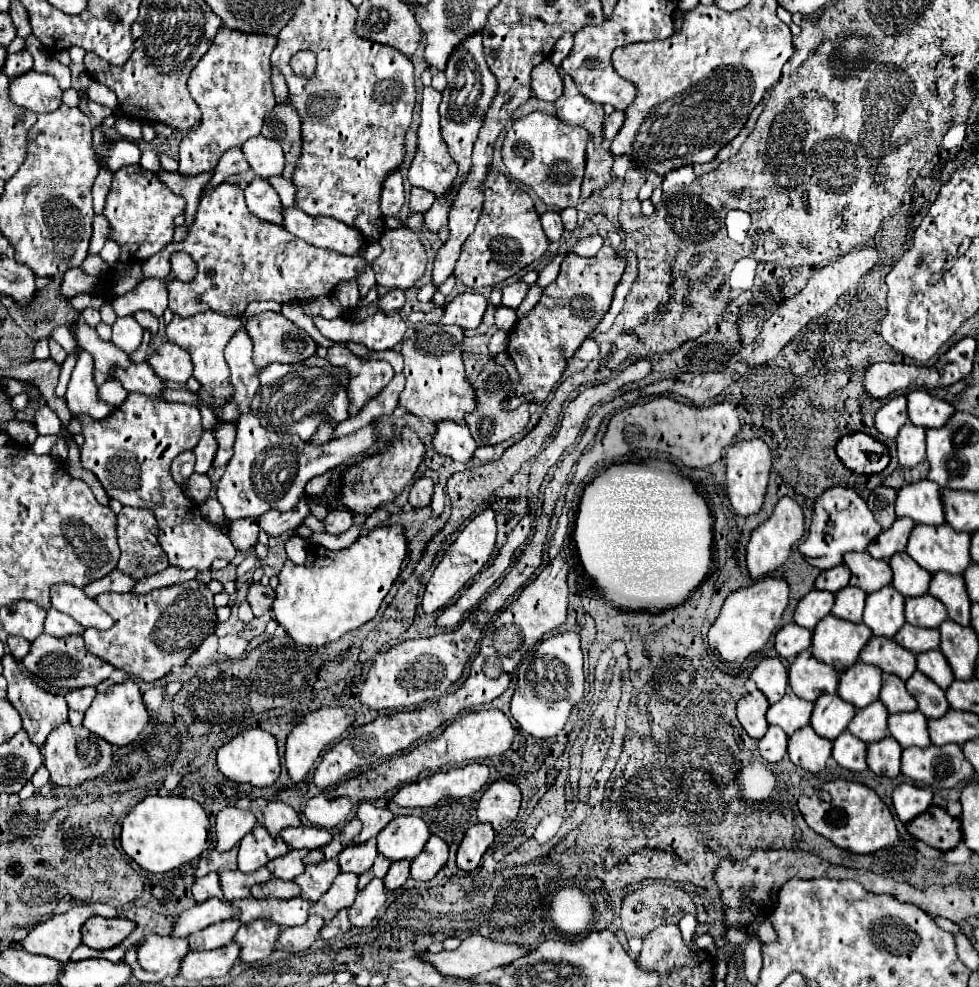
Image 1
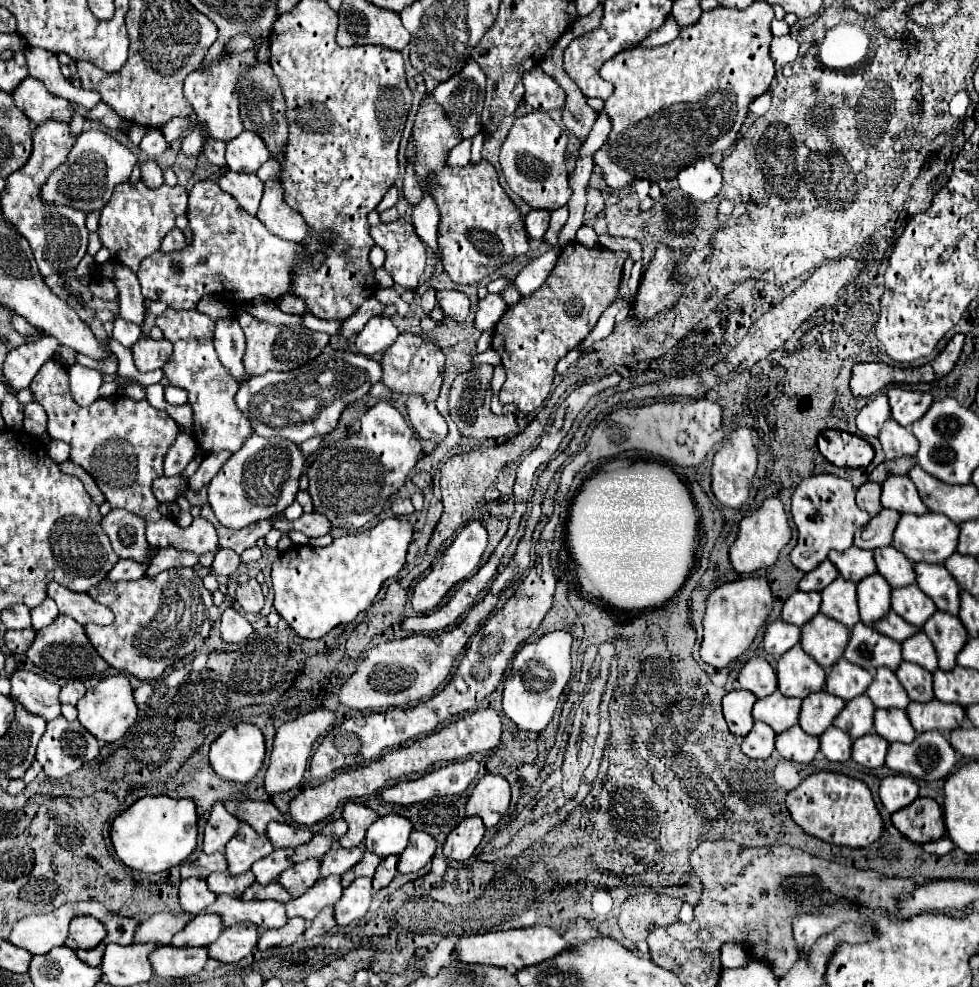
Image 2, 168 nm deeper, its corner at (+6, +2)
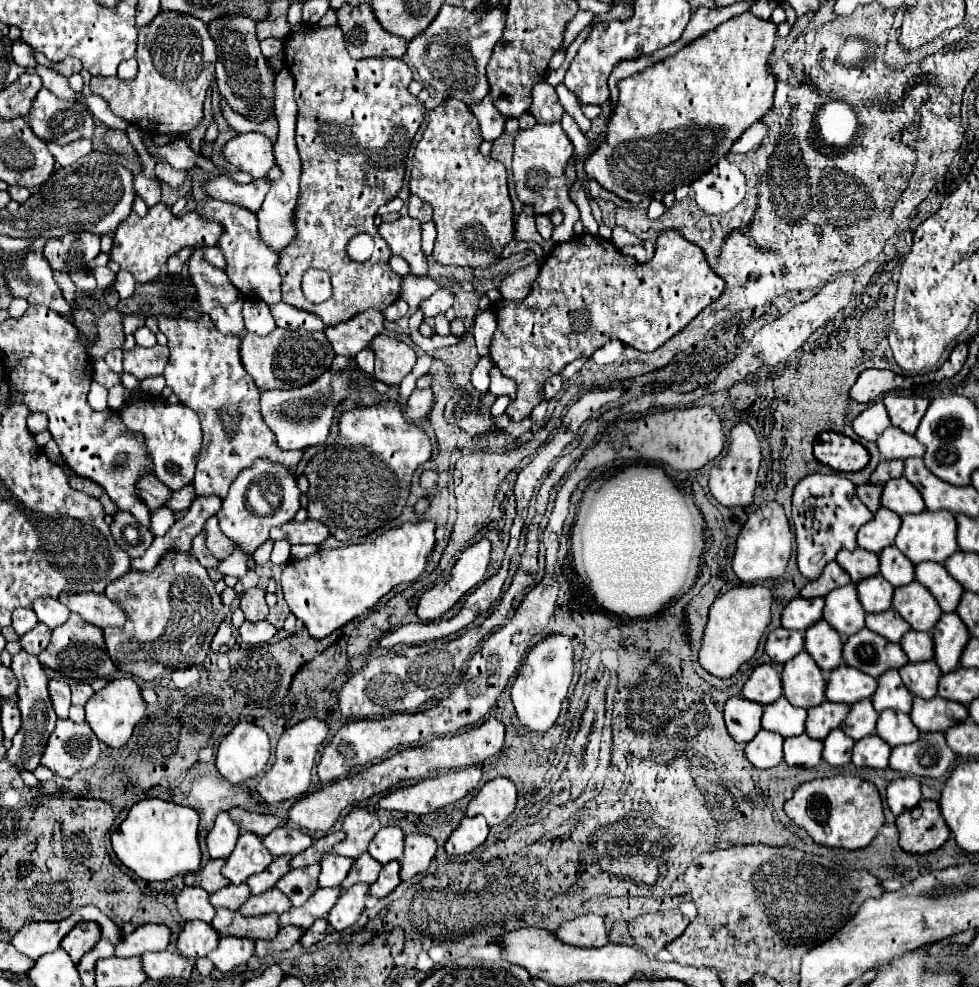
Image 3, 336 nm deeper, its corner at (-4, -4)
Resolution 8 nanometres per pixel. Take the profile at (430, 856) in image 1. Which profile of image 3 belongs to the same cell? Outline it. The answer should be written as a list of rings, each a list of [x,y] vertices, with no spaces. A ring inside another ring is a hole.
[[[409,833],[405,837],[405,853],[401,859],[401,879],[411,879],[425,873],[435,859],[437,843],[425,833]]]

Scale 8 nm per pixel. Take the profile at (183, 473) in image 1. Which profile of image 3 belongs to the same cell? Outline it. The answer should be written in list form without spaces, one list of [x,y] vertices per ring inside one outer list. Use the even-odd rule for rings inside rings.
[[[139,397],[121,409],[121,419],[131,431],[145,435],[147,449],[153,459],[153,475],[157,475],[173,491],[179,491],[193,481],[197,455],[201,451],[201,425],[197,413],[183,407],[183,403],[171,405],[161,397]]]

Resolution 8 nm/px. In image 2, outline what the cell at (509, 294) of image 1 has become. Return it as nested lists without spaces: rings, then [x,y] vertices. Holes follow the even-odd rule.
[[[499,293],[487,295],[485,299],[479,299],[475,319],[473,319],[475,329],[479,329],[479,331],[493,329],[495,323],[499,321],[499,317],[505,313],[505,309],[507,309],[507,303],[503,301],[503,297]]]

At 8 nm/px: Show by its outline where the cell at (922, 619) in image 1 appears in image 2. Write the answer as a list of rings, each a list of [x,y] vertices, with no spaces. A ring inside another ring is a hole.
[[[915,583],[911,587],[891,589],[891,609],[915,627],[923,627],[937,611],[935,603]]]

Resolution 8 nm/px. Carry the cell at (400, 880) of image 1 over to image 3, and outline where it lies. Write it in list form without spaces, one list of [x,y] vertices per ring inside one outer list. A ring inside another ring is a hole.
[[[397,861],[383,865],[379,879],[377,879],[377,881],[371,885],[371,889],[369,889],[369,895],[373,895],[373,897],[387,897],[387,895],[401,883],[399,869],[401,869],[401,867],[399,867]]]

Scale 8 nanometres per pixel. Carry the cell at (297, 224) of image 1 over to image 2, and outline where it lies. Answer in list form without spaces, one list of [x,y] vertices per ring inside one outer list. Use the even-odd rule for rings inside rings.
[[[283,151],[273,153],[271,157],[279,161],[279,173],[275,177],[271,177],[269,181],[265,181],[265,191],[263,191],[259,211],[257,211],[257,219],[273,235],[287,239],[287,241],[301,243],[311,233],[311,229],[303,221],[303,217],[297,211],[293,211],[283,199],[283,185],[281,185],[281,171],[283,171],[283,163],[285,163]]]

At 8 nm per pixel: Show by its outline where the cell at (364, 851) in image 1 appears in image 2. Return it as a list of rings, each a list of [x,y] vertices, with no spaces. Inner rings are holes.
[[[363,845],[353,847],[353,849],[343,849],[343,847],[329,849],[321,859],[323,877],[327,877],[327,875],[343,875],[355,863],[359,863],[359,859],[363,857],[363,851],[365,851]]]

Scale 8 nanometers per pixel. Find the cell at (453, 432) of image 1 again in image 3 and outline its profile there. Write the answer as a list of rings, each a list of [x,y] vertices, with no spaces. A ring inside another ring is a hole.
[[[415,389],[407,401],[405,413],[413,423],[419,423],[429,417],[431,405],[433,405],[433,389],[423,389],[423,391]]]

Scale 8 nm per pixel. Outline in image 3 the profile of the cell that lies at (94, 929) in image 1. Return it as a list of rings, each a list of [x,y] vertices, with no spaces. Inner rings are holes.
[[[95,921],[77,923],[69,935],[65,935],[61,947],[71,955],[73,963],[79,963],[85,953],[89,953],[101,939],[101,927]]]

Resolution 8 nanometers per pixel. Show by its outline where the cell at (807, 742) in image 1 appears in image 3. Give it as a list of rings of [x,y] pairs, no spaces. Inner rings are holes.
[[[807,733],[797,737],[787,737],[783,745],[785,761],[787,765],[801,765],[801,767],[815,767],[821,763],[823,755],[823,743],[817,739],[811,739]]]

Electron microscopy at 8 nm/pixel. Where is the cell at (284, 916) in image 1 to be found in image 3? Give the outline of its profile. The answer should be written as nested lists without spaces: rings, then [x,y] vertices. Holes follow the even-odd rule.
[[[219,907],[211,925],[221,933],[221,937],[249,937],[249,939],[273,939],[279,933],[279,915],[267,913],[259,917],[245,917],[239,911]]]

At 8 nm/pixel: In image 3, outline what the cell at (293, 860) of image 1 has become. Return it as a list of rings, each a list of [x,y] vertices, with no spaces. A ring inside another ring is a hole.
[[[291,855],[277,857],[277,859],[273,859],[273,863],[271,863],[265,871],[249,877],[249,879],[247,879],[247,885],[249,885],[251,893],[253,893],[253,895],[261,895],[261,893],[269,891],[271,887],[275,887],[275,883],[291,869],[291,867],[289,867],[289,861],[291,861]]]

